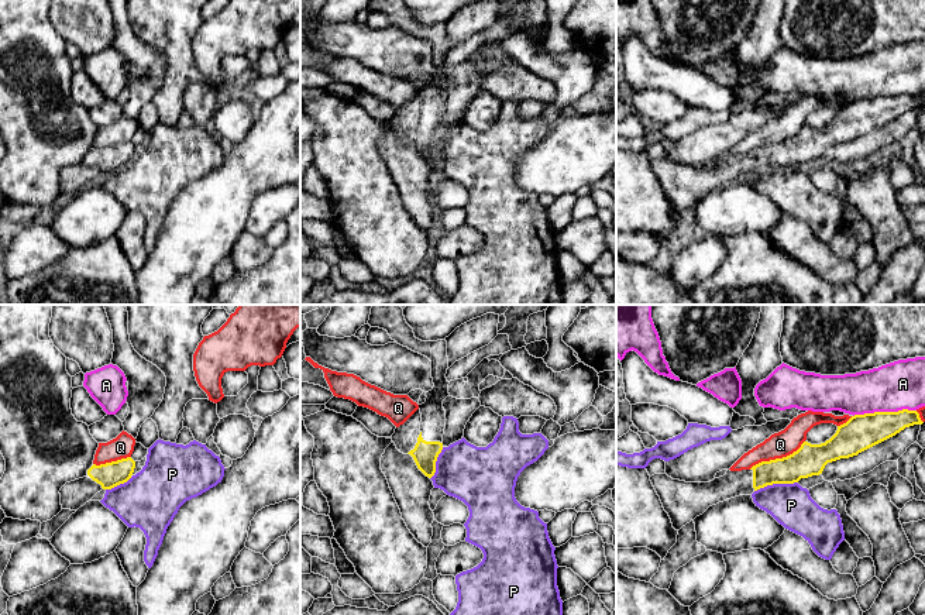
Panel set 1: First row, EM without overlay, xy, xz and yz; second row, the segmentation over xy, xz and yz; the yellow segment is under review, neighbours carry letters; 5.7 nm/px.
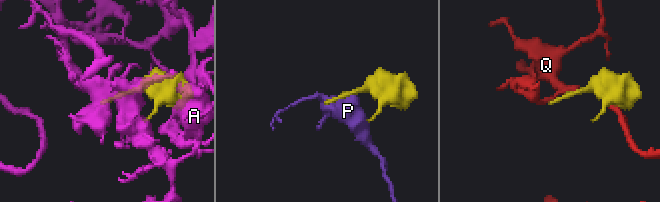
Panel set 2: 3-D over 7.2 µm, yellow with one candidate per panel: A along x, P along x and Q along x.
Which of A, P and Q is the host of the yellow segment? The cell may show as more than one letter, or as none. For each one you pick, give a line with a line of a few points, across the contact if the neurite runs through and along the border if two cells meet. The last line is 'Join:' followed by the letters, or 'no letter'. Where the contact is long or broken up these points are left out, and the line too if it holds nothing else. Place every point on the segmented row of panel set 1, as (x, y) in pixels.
Join: no letter

